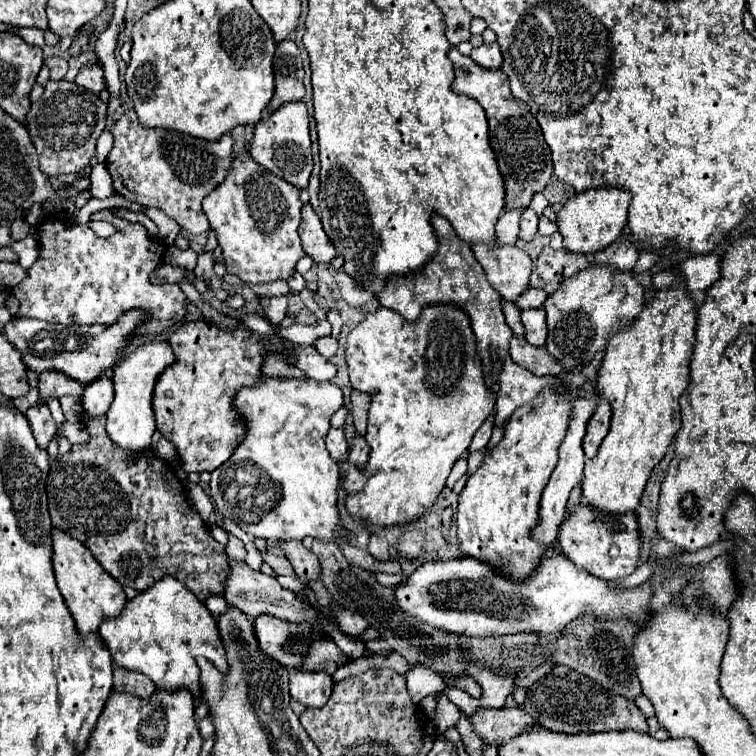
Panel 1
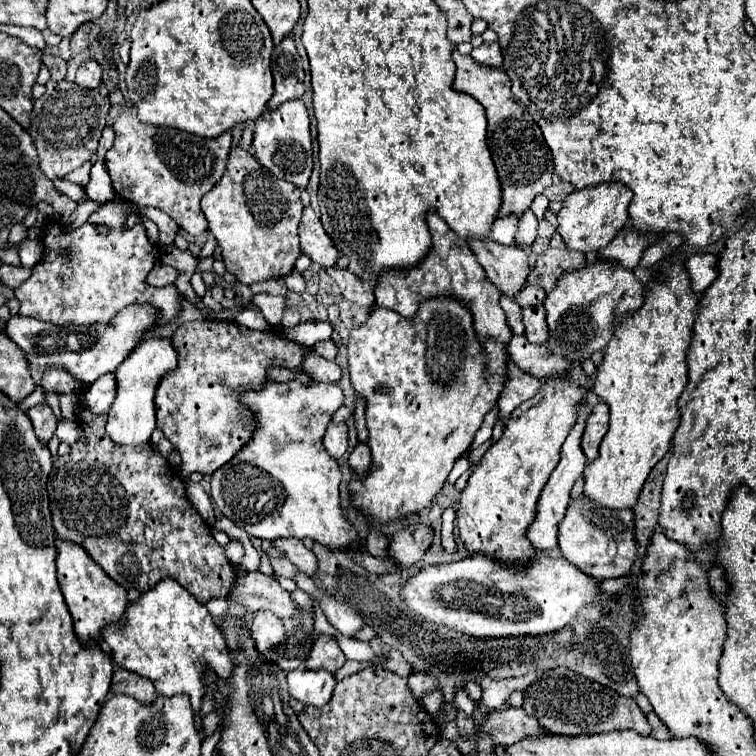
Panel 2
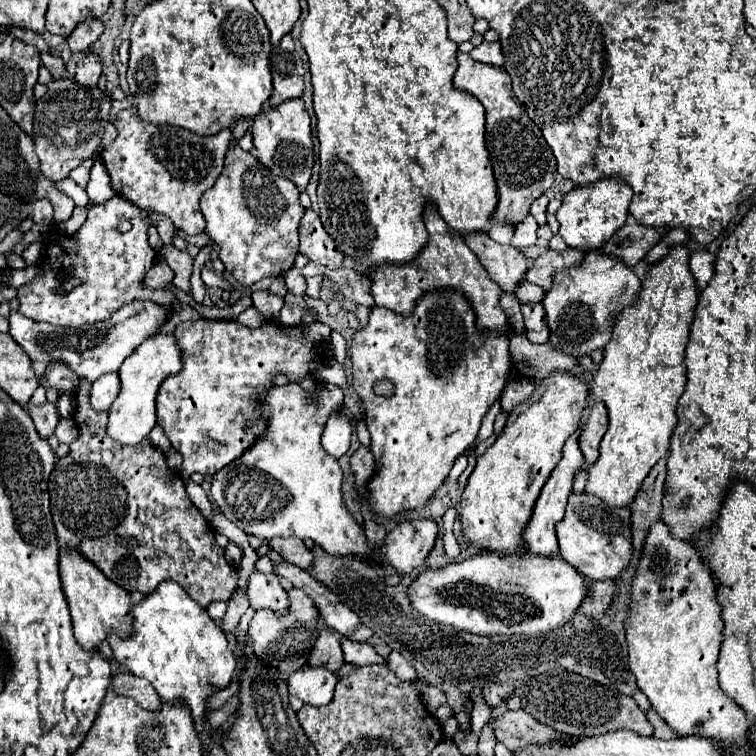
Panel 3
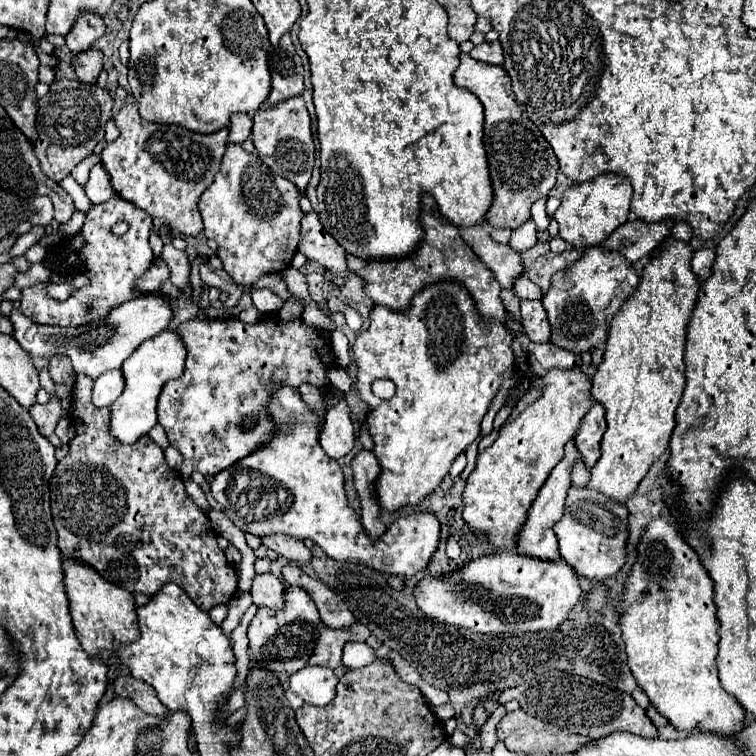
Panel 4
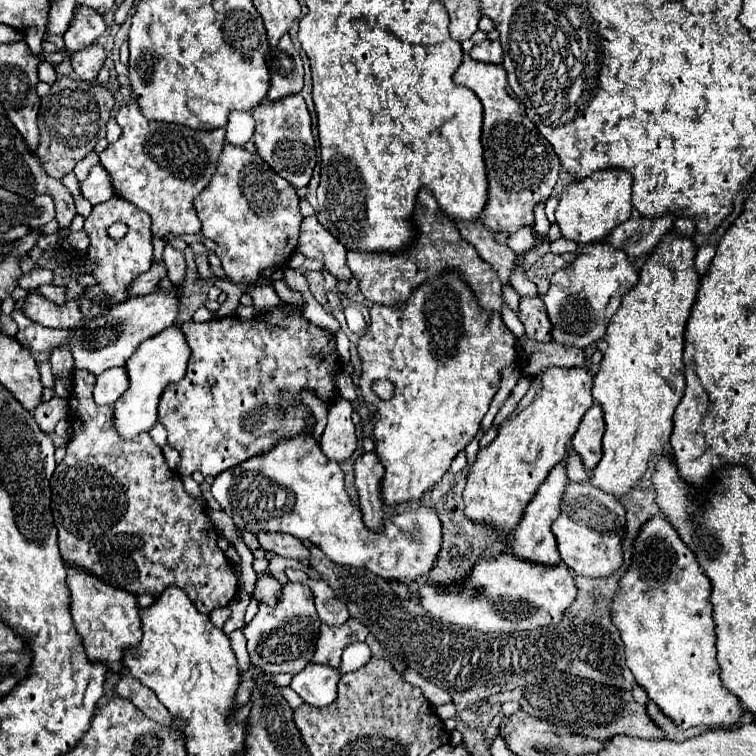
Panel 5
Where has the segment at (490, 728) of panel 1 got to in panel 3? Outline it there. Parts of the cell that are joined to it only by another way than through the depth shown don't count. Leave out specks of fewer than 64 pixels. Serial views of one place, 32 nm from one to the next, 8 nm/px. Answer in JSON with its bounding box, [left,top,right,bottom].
[492,710,576,750]

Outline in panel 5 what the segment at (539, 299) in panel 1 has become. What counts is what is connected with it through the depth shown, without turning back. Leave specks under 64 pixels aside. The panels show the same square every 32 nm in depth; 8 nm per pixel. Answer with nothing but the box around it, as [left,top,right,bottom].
[512,268,540,298]

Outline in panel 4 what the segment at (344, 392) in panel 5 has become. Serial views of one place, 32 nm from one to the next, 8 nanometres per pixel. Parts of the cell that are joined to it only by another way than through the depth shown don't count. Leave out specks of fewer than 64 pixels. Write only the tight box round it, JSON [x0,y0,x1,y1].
[326,366,352,392]

